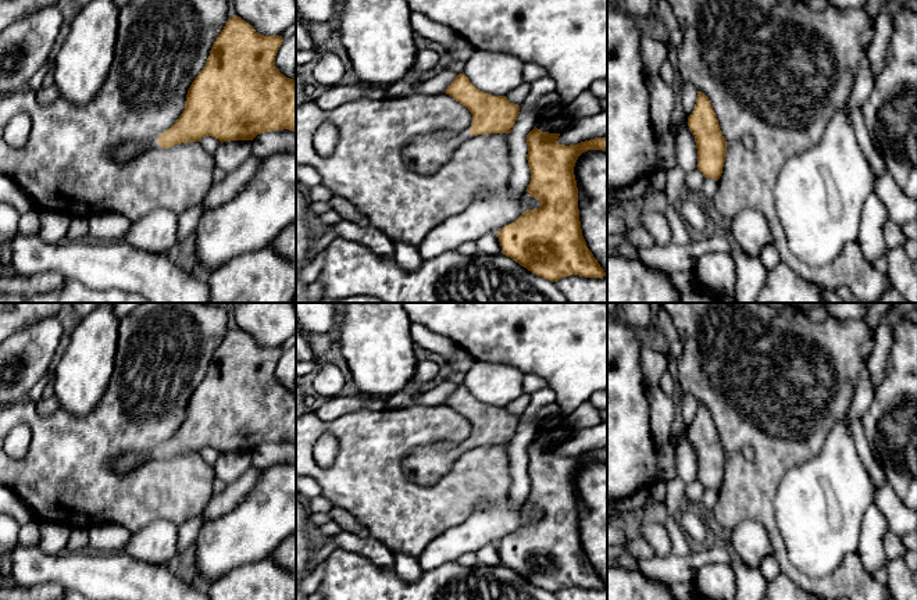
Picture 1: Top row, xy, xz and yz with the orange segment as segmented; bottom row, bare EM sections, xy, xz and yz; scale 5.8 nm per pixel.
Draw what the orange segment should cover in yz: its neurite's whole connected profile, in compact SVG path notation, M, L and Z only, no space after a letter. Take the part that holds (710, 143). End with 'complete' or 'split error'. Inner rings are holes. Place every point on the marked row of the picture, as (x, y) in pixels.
M697 92L695 108L688 117L688 126L696 142L697 169L704 178L718 181L725 162L727 142L709 97L702 92Z; complete

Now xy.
M232 17L217 36L204 68L192 82L185 110L170 129L157 140L142 143L129 140L113 151L117 161L133 160L149 147L168 149L175 144L200 142L213 136L221 143L253 140L257 135L289 129L296 133L296 83L275 67L275 56L283 39L278 35L264 36L242 19Z; split error

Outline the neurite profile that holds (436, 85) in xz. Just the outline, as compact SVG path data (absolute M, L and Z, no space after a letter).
M446 69L443 72L440 72L439 75L421 82L417 89L415 93L420 94L427 94L427 96L438 96L446 92L447 86L454 81L454 78L457 76L456 72Z

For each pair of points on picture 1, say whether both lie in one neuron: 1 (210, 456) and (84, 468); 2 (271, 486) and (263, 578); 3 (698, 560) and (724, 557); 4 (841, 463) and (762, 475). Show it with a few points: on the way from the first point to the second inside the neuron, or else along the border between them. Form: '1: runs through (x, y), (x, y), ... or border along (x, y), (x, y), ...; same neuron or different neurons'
1: border along (199, 453), (211, 464); different neurons
2: border along (267, 557), (232, 568); different neurons
3: runs through (705, 557), (717, 557); same neuron
4: border along (814, 456), (787, 471), (778, 484), (773, 502); different neurons

